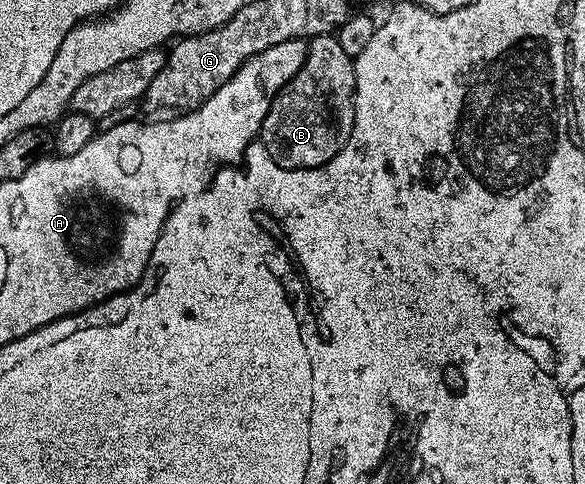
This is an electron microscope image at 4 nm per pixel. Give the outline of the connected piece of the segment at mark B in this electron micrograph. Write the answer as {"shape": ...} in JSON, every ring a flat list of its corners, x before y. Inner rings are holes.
{"shape":[[321,35,309,40,306,48,306,60,292,81,284,85,284,89,278,92,268,109,268,117,264,117,260,132,260,142,264,145,267,156,273,159,279,167,288,170,301,167,319,167,340,149,348,141,348,137,354,128,354,90,356,89,356,77,354,76,354,59,344,49,340,49,340,41,334,35]]}

